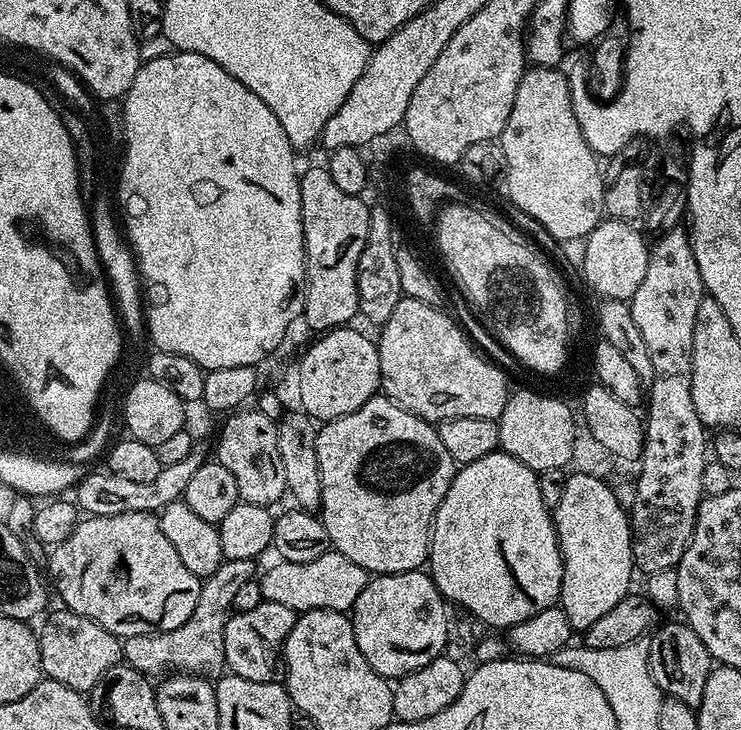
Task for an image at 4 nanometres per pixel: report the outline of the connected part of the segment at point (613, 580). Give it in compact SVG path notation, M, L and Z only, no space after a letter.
M573 471L562 493L562 502L554 510L556 535L560 537L560 553L564 556L562 586L558 607L570 618L573 630L583 630L594 626L598 618L603 618L613 606L618 606L624 596L629 595L634 573L632 558L632 526L629 513L620 505L618 497L612 493L610 485L599 475Z

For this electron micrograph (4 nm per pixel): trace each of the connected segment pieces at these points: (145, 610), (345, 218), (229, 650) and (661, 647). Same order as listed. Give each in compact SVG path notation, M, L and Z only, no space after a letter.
M135 512L134 514L114 514L113 516L88 516L87 518L81 519L79 523L77 523L73 532L69 534L69 537L66 538L65 541L62 541L56 547L51 549L50 555L46 560L46 569L48 568L48 572L52 575L52 582L50 578L51 587L54 589L56 587L56 592L60 595L60 600L65 609L69 612L77 612L78 614L82 614L86 618L90 618L94 622L98 622L98 626L102 626L106 630L110 630L115 636L121 638L127 638L130 636L137 636L138 634L150 634L151 632L165 632L166 630L175 630L177 626L182 626L182 622L186 622L186 618L190 618L190 614L194 614L194 606L198 606L198 594L200 593L200 586L202 583L201 577L195 576L194 574L190 574L190 570L186 570L186 565L183 564L182 558L178 558L178 553L175 552L174 546L170 546L170 542L166 539L166 534L162 534L162 526L160 525L159 519L153 513L150 512Z
M327 167L308 168L299 173L300 197L302 198L302 230L304 231L304 283L302 285L302 320L305 320L316 334L342 328L357 319L360 303L356 293L356 271L358 258L366 246L366 234L370 230L372 217L369 205L364 205L363 195L345 194L334 178L330 178Z
M263 599L254 610L233 611L226 622L224 635L224 662L227 671L250 682L281 683L285 675L282 657L284 643L296 621L297 612L290 606Z
M661 623L651 633L648 640L648 665L654 682L664 696L673 696L678 698L678 702L686 702L686 706L697 709L702 702L702 690L706 690L706 678L713 670L714 661L706 646L702 646L702 638L698 638L698 634L694 634L687 623L679 623Z

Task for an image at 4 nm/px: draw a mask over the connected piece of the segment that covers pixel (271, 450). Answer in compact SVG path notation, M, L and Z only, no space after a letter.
M237 410L227 417L216 440L215 463L226 466L238 482L238 494L245 504L272 506L275 500L285 499L286 474L278 455L277 421L255 410Z

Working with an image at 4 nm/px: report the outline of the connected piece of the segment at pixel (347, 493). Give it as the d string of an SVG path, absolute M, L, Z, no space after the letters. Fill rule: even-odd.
M377 394L357 412L321 423L316 433L316 449L318 474L322 478L318 515L326 526L326 534L330 534L332 548L378 576L423 569L428 562L436 511L458 471L456 460L442 446L437 425Z

